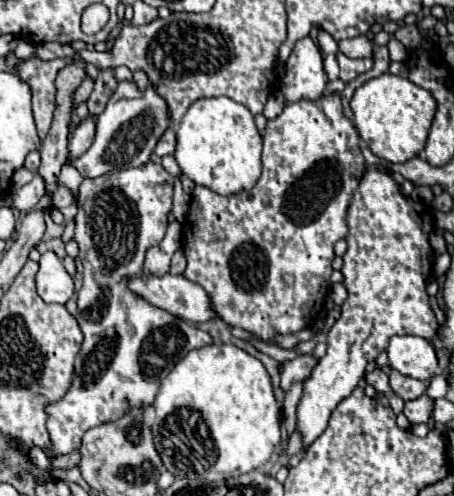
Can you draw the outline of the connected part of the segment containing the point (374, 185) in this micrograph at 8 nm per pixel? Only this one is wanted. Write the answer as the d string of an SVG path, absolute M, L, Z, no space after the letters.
M368 168L352 194L350 206L346 210L346 224L348 250L344 254L342 284L348 290L348 298L342 304L340 318L328 330L328 352L318 360L312 376L304 382L304 396L298 404L298 430L302 434L304 446L310 446L326 430L332 410L338 406L338 402L342 402L342 398L352 394L352 390L364 376L366 364L374 362L376 356L388 348L388 340L394 334L412 334L430 340L430 334L434 334L434 330L438 328L438 320L426 294L426 278L432 272L434 260L434 252L428 242L428 236L434 230L430 206L404 196L398 182L390 174Z

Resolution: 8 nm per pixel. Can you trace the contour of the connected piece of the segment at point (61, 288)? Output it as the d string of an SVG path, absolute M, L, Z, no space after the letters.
M44 252L40 258L36 290L44 302L66 304L74 296L74 282L54 252Z

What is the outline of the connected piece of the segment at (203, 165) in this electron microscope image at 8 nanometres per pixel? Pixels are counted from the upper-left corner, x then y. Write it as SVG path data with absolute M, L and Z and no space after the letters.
M200 98L194 102L188 112L182 116L182 122L176 130L176 152L174 158L182 170L194 184L206 186L222 196L230 196L242 190L250 190L256 180L260 178L262 164L260 164L260 150L262 150L262 138L258 134L258 128L254 124L254 116L246 106L230 100L230 98Z

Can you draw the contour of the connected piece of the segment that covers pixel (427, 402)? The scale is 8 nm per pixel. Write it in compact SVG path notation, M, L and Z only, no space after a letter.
M424 394L424 396L416 398L416 400L406 402L404 416L410 420L410 424L420 424L420 422L428 422L430 410L432 410L432 400Z

